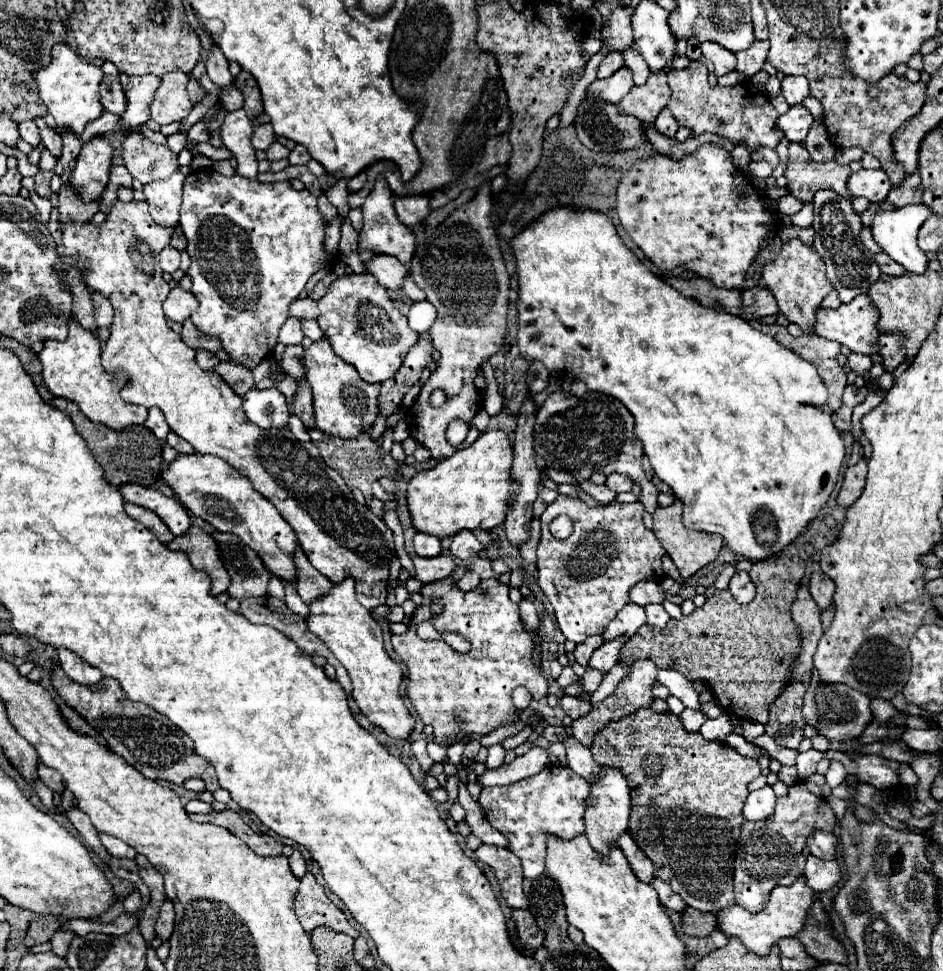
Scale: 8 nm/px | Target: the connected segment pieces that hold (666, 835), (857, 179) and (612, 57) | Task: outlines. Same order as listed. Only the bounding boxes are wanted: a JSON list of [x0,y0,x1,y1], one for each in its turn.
[[592,708,760,912],[848,170,892,202],[598,52,624,78]]

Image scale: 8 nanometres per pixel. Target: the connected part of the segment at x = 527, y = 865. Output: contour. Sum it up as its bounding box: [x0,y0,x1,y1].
[480,766,590,878]

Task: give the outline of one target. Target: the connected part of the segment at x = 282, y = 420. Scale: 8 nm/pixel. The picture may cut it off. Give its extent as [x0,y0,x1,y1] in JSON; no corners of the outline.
[242,388,290,430]

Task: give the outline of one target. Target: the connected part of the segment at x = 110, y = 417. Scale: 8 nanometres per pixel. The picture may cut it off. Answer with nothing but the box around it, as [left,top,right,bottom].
[38,320,148,430]

